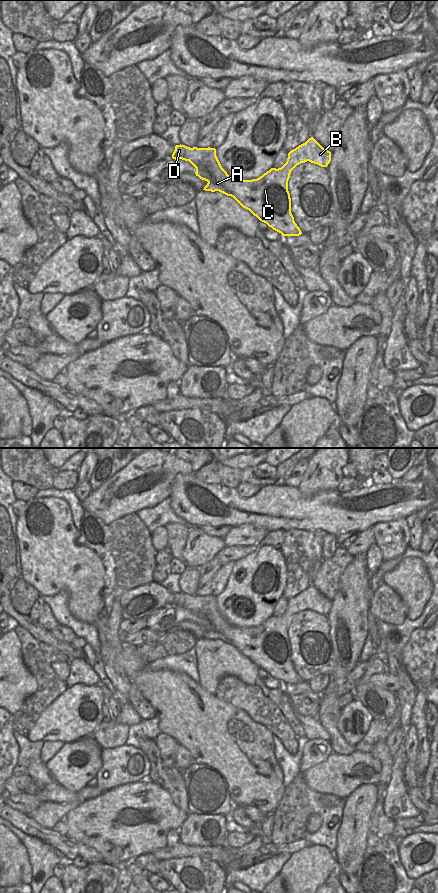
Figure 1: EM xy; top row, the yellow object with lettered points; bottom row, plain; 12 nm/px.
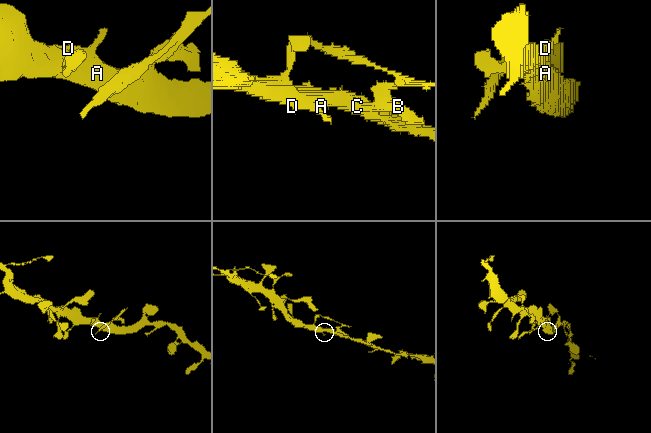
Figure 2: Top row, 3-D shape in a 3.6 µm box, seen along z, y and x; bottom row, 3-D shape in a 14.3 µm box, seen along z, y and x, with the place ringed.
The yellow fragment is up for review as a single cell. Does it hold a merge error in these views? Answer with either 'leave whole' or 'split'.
leave whole

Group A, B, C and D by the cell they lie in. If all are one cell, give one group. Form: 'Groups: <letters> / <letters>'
Groups: A B C D

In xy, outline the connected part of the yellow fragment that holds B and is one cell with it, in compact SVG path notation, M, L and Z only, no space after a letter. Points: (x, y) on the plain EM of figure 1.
M311 585L288 601L287 609L281 616L271 616L252 628L229 624L222 616L215 596L190 596L180 592L175 594L172 606L189 609L196 616L196 624L208 630L203 638L219 639L233 645L243 656L282 684L299 684L302 680L291 661L288 639L291 619L307 609L327 615L331 600Z

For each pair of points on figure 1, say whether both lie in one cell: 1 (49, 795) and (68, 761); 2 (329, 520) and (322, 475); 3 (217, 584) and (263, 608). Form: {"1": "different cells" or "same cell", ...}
{"1": "different cells", "2": "different cells", "3": "different cells"}

